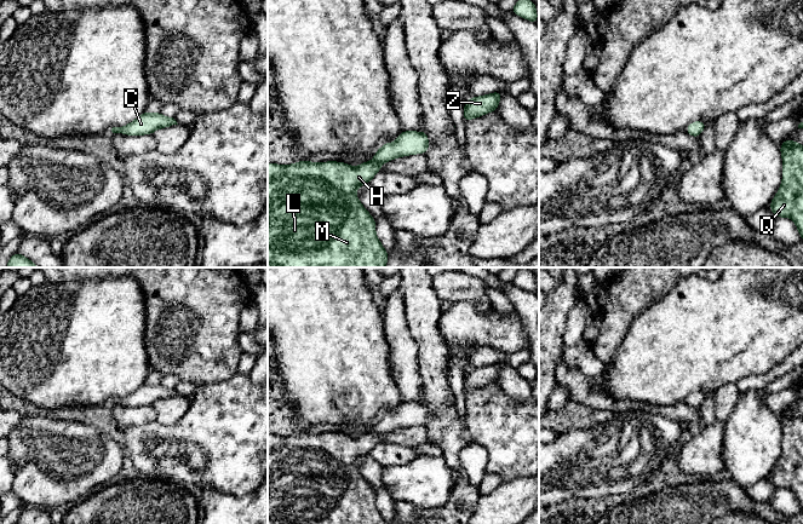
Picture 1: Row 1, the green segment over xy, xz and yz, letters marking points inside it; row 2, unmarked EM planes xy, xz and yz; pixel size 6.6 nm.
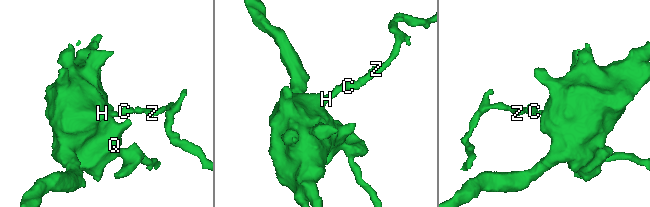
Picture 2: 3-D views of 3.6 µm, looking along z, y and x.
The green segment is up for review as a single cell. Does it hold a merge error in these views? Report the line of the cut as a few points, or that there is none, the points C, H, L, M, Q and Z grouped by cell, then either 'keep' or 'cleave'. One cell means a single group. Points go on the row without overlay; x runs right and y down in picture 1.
no cut | C H L M Q Z | keep

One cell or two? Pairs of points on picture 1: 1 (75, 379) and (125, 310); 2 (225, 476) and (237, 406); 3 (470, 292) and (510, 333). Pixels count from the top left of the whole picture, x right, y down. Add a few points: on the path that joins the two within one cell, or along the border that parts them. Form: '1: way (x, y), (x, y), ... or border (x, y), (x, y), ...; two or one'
1: way (75, 362), (108, 327); one
2: way (228, 459), (228, 438), (237, 429), (237, 422); one
3: border (463, 300), (475, 303), (482, 312), (492, 309); two

